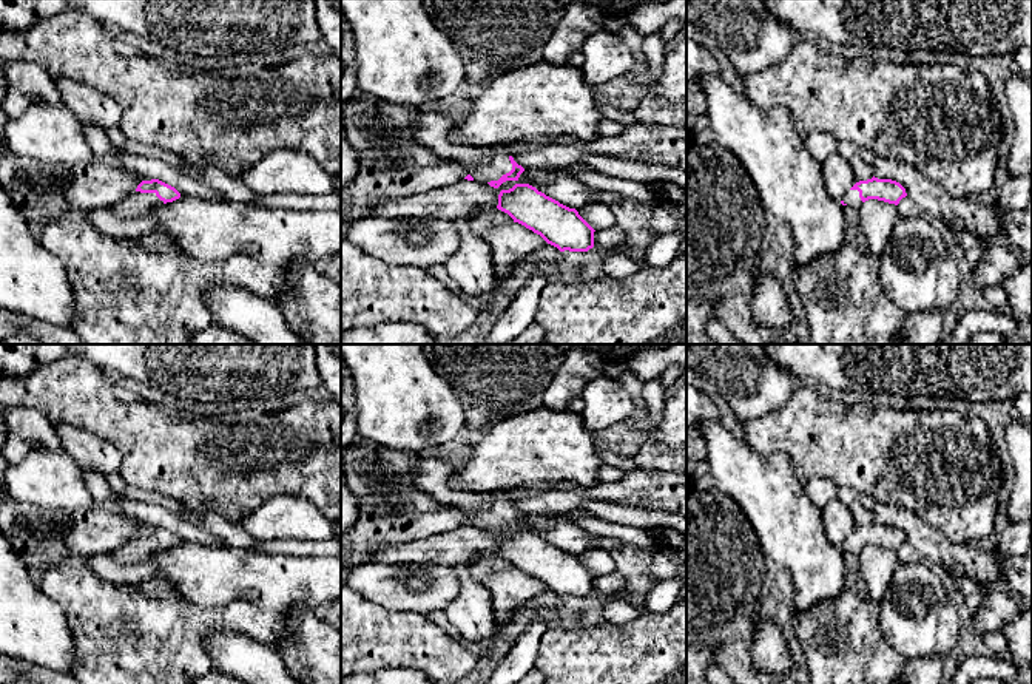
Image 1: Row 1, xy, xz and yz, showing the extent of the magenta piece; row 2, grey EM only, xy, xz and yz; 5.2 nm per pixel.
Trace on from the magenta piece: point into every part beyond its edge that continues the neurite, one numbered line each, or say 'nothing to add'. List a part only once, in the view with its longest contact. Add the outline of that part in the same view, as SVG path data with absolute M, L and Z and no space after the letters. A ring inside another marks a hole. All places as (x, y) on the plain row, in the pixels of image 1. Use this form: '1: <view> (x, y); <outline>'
1: xz (431, 476); M423 459L413 466L415 488L447 508L460 508L469 513L467 520L475 527L498 527L512 516L508 500L486 502L483 494L457 491L449 486L449 479L458 465L443 459Z

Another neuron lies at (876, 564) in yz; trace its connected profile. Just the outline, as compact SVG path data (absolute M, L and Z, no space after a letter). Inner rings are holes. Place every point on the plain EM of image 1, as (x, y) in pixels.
M868 545L861 550L858 557L859 576L865 582L872 599L879 604L889 591L890 581L901 564L898 551Z

